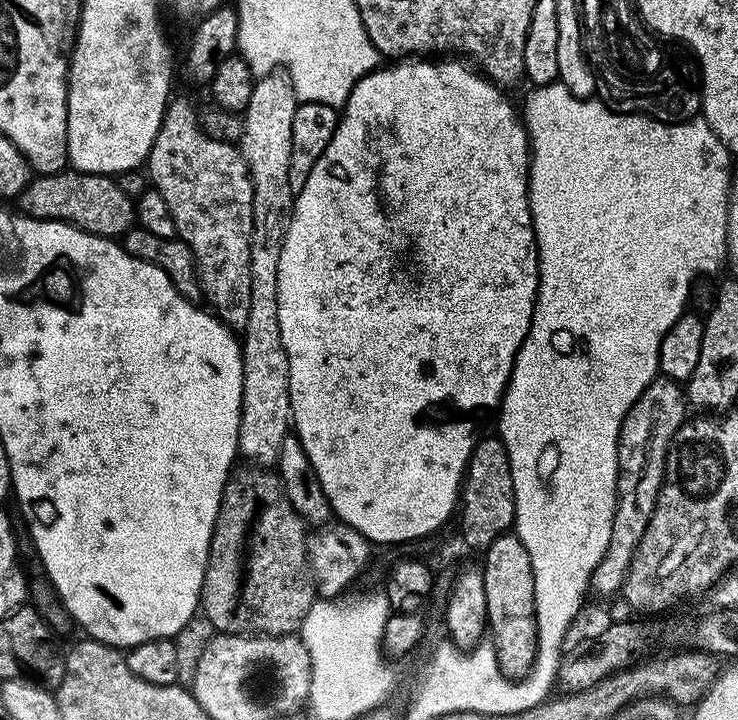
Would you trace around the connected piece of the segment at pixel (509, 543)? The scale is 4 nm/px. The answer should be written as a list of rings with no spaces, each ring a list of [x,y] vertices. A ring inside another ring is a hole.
[[[509,530],[504,535],[494,538],[490,546],[483,549],[482,583],[486,586],[486,614],[488,615],[487,631],[492,632],[490,643],[496,652],[498,666],[503,676],[519,678],[525,676],[536,657],[536,599],[534,598],[534,566],[530,566],[530,550],[522,546],[520,537],[515,531]]]

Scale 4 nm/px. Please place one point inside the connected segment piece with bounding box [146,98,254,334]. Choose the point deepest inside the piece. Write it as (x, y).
(206, 183)

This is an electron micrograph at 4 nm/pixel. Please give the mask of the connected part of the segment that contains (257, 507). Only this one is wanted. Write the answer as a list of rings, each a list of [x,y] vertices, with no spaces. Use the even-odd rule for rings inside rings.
[[[264,466],[237,467],[231,473],[228,485],[220,499],[220,512],[216,515],[216,525],[212,531],[212,541],[208,551],[208,561],[204,571],[204,581],[200,591],[200,608],[202,615],[216,627],[220,634],[259,634],[261,636],[291,636],[299,633],[306,614],[310,614],[310,606],[318,599],[316,586],[312,582],[312,574],[308,571],[308,542],[306,539],[306,525],[304,519],[290,506],[284,488],[280,485],[280,478],[275,471]]]

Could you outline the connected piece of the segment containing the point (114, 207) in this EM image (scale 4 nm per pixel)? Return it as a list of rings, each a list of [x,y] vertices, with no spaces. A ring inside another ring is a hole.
[[[65,170],[33,175],[15,197],[14,204],[25,216],[35,220],[57,220],[81,228],[92,236],[120,238],[136,224],[134,200],[121,189],[116,178],[103,172]]]

